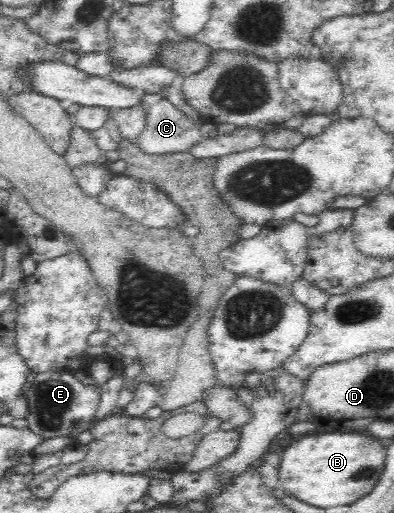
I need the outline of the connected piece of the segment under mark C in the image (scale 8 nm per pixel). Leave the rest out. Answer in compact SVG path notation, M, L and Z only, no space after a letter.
M145 93L140 99L139 105L145 111L146 122L141 134L133 141L143 152L147 154L187 152L195 142L201 140L200 123L189 119L162 93Z

